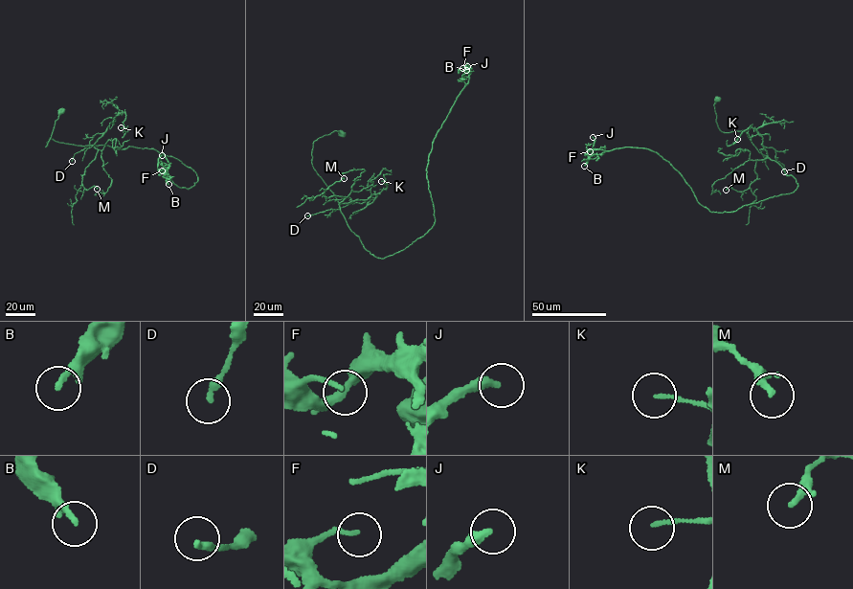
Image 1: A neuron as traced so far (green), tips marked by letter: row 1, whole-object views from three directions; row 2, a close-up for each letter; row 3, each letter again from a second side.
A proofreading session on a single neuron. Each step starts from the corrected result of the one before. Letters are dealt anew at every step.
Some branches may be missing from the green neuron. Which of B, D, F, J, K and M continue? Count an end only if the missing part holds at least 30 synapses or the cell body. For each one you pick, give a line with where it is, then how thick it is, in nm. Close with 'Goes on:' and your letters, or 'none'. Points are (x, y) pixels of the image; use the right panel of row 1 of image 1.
M: at (726, 190); 260 nm thick
Goes on: M

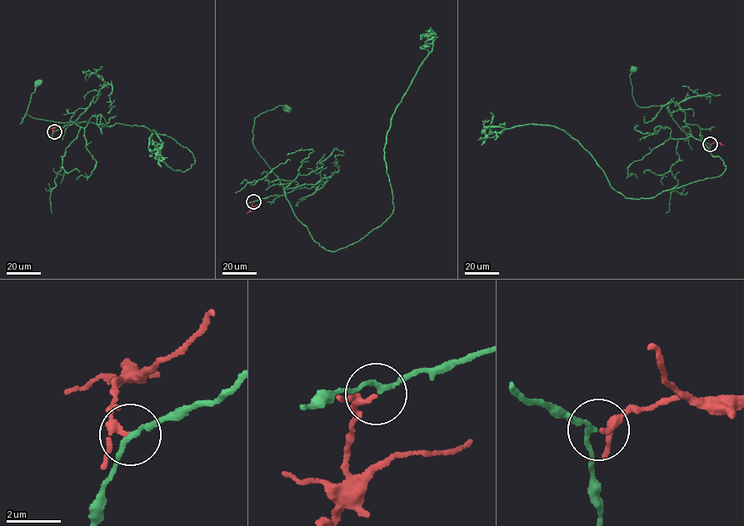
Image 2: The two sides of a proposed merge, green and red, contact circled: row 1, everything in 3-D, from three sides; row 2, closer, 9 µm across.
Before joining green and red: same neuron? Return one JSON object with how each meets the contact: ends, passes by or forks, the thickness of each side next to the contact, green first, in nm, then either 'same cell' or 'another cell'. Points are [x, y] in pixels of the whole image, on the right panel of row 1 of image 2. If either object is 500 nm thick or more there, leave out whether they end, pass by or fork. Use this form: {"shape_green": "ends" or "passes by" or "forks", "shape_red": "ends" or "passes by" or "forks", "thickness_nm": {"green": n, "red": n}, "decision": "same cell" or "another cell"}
{"shape_green": "passes by", "shape_red": "passes by", "thickness_nm": {"green": 160, "red": 150}, "decision": "another cell"}

